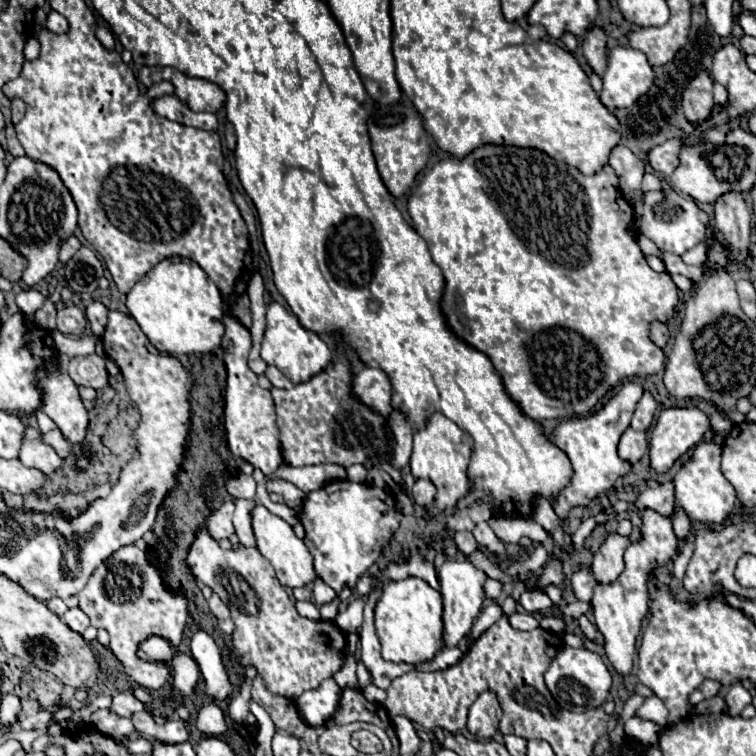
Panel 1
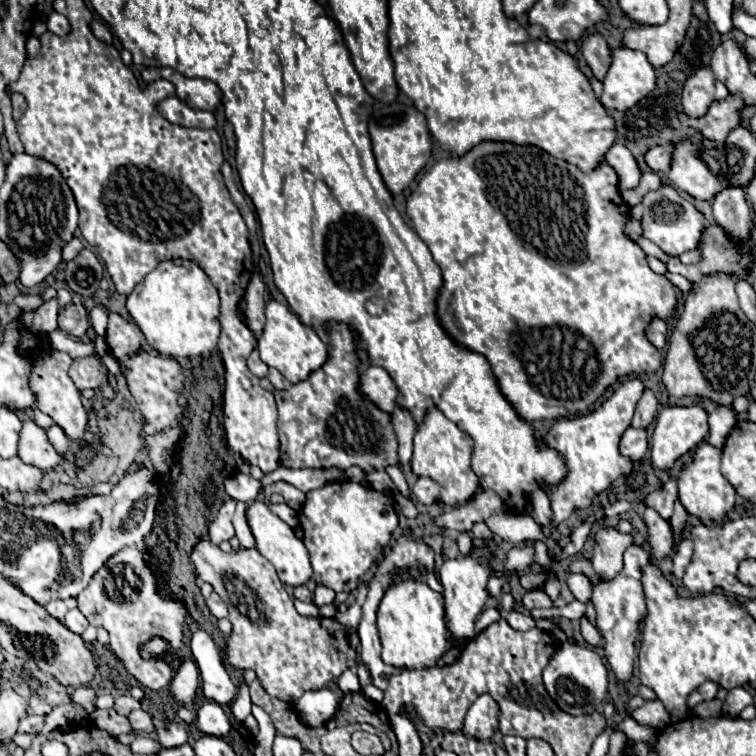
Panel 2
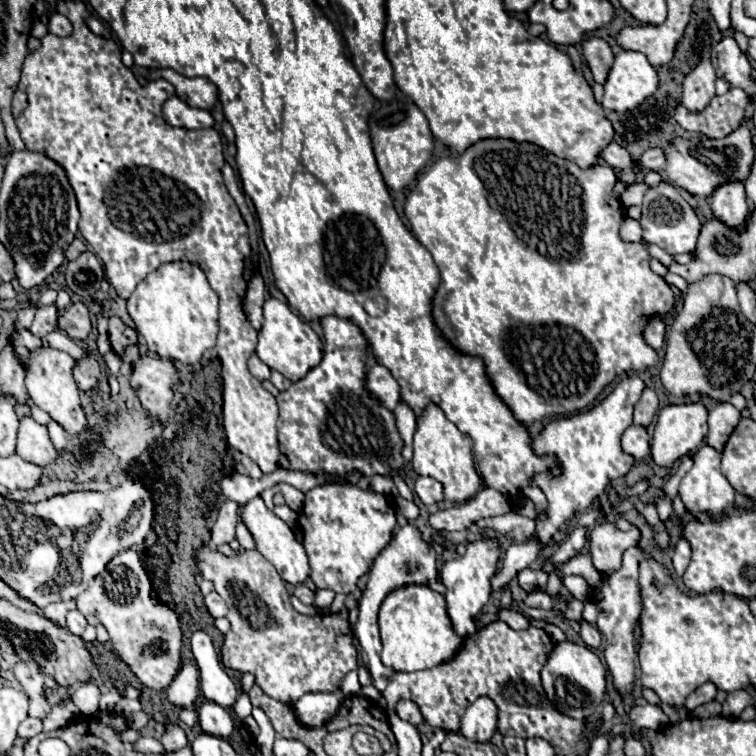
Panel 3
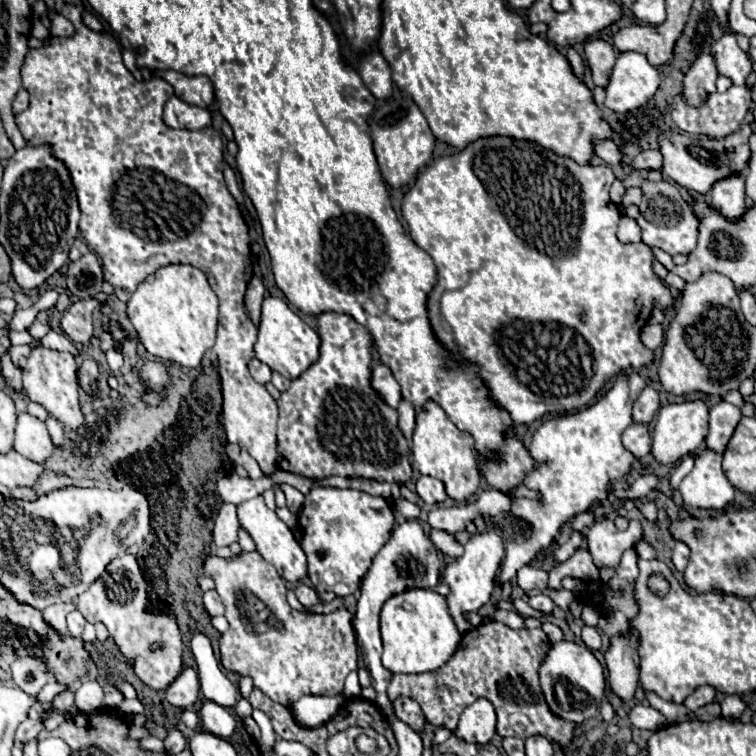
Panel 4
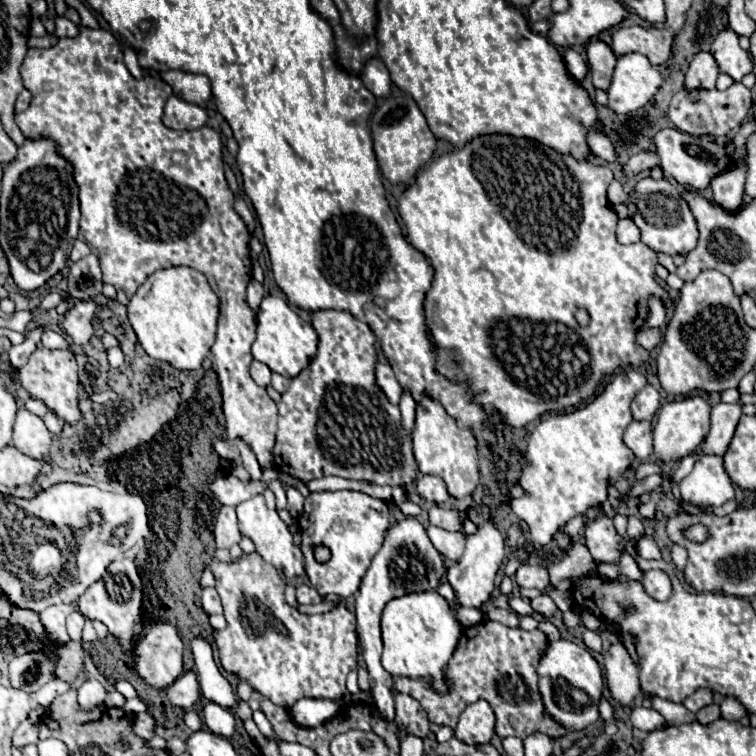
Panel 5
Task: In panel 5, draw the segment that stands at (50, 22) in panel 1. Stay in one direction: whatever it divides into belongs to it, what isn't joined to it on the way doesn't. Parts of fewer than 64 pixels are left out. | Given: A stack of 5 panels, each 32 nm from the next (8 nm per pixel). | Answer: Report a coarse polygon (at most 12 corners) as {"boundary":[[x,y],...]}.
{"boundary":[[56,18],[56,36],[78,36],[78,24],[68,18]]}

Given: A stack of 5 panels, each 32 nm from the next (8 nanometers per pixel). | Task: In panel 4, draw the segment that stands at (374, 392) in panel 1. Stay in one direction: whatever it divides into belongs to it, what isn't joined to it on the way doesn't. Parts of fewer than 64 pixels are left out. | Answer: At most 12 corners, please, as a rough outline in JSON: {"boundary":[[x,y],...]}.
{"boundary":[[386,366],[372,370],[372,386],[398,406],[400,384]]}

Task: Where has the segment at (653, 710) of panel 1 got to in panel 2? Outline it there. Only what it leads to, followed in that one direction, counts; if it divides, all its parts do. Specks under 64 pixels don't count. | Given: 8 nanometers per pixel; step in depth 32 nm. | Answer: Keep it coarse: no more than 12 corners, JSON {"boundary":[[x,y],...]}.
{"boundary":[[660,700],[646,702],[630,714],[638,724],[662,730],[670,714]]}

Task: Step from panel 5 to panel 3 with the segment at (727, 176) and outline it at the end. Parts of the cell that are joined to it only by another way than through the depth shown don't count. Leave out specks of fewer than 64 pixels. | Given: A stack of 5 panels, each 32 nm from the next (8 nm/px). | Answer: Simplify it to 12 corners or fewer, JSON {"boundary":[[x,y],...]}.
{"boundary":[[744,182],[720,184],[712,212],[724,224],[742,228],[750,212]]}

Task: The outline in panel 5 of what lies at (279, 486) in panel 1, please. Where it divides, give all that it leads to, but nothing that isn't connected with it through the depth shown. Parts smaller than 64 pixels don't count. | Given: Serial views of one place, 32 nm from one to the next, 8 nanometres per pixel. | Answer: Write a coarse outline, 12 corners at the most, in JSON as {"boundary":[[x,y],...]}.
{"boundary":[[286,488],[288,512],[298,518],[304,496],[294,488]]}

